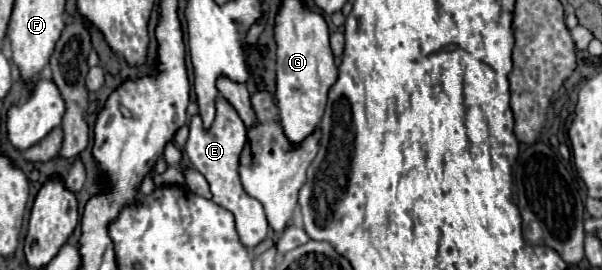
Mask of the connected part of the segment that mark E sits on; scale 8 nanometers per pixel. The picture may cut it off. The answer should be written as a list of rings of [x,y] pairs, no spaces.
[[[220,97],[220,101],[216,101],[216,117],[214,117],[214,123],[210,125],[210,129],[202,127],[202,119],[198,115],[192,115],[188,125],[190,125],[190,135],[188,135],[188,141],[184,147],[188,159],[210,183],[210,191],[214,195],[212,201],[218,203],[220,207],[228,209],[230,213],[234,213],[236,231],[240,235],[240,241],[248,249],[254,249],[266,237],[268,223],[266,223],[262,205],[242,189],[242,183],[238,177],[238,159],[240,159],[240,153],[246,143],[246,125],[240,121],[240,115],[236,113],[236,109],[232,109],[232,105],[224,97]]]

